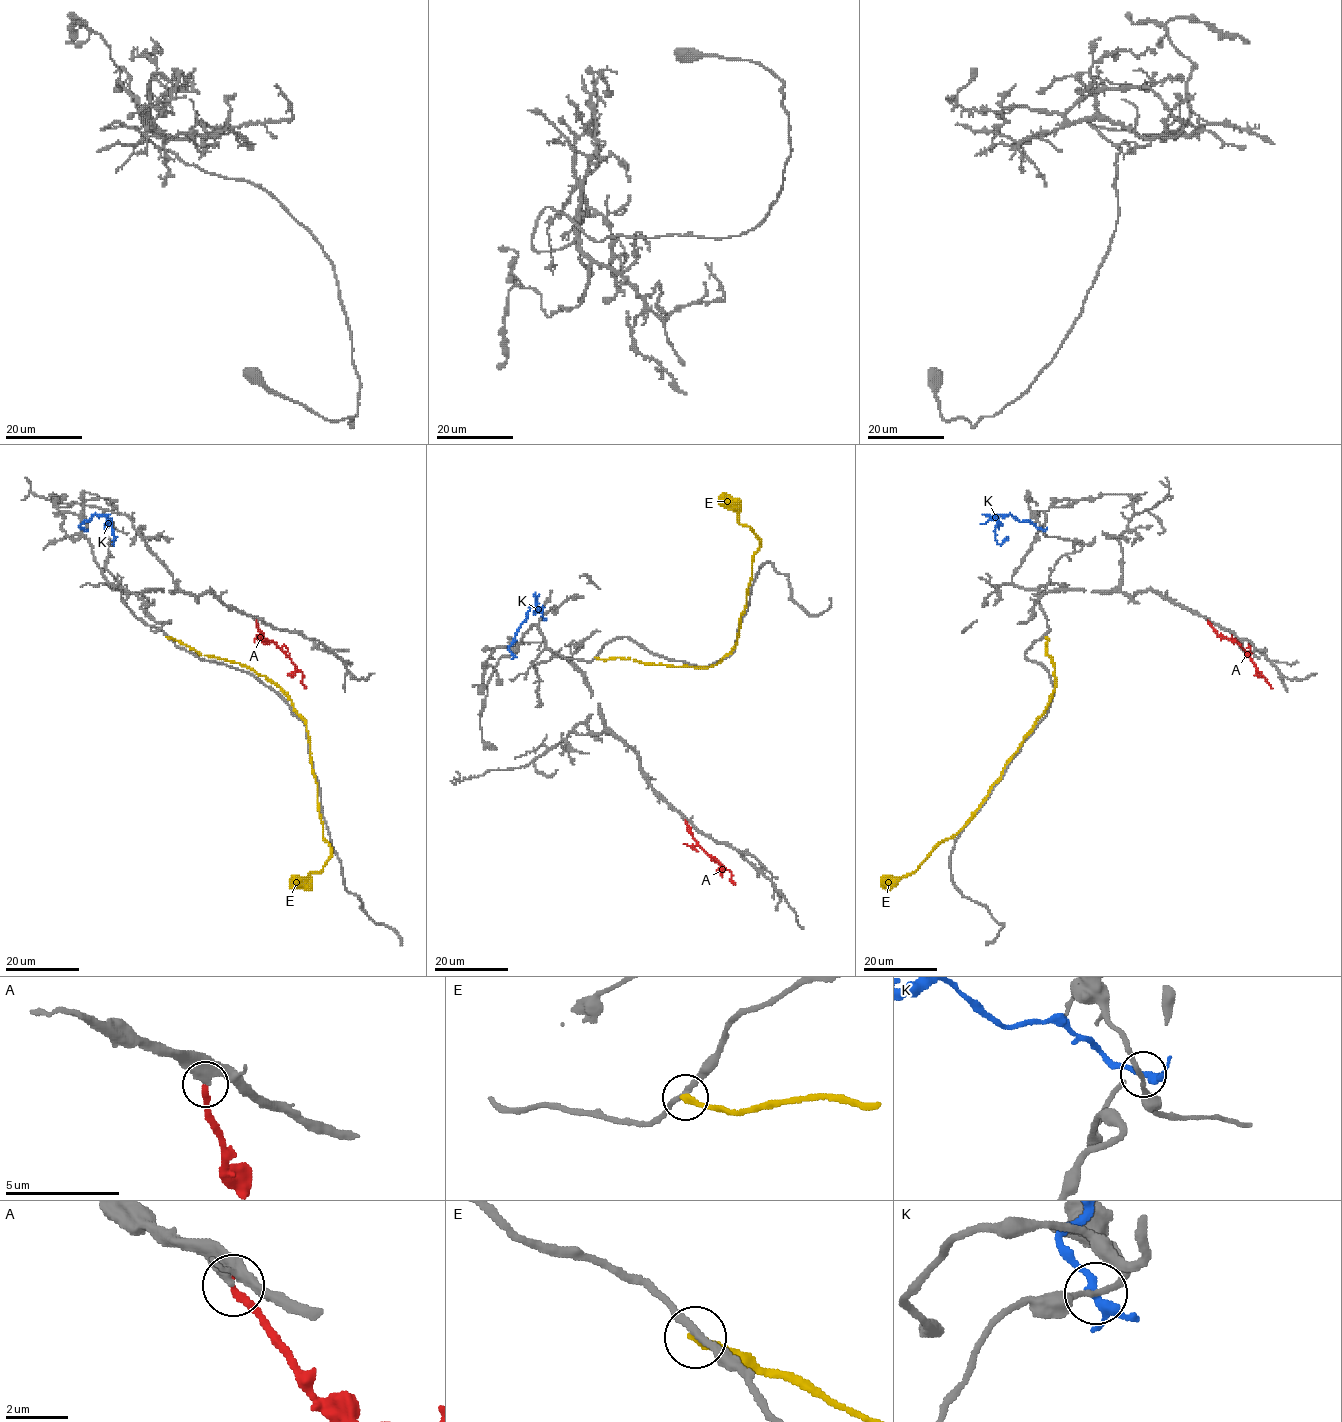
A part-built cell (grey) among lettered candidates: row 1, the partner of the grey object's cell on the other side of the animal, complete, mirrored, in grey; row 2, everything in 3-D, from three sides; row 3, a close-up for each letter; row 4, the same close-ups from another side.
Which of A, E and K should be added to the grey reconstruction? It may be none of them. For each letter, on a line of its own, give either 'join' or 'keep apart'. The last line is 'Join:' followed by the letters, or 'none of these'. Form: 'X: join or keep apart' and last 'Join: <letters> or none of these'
A: join
E: keep apart
K: keep apart
Join: A

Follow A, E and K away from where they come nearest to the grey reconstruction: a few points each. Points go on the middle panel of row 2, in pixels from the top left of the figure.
A: (685, 819), (692, 838), (731, 872), (734, 884)
E: (596, 657), (708, 667), (734, 646), (759, 539), (738, 522), (736, 509), (718, 498)
K: (513, 655), (508, 648), (531, 607), (537, 606), (540, 609), (542, 607), (542, 617), (546, 620)

